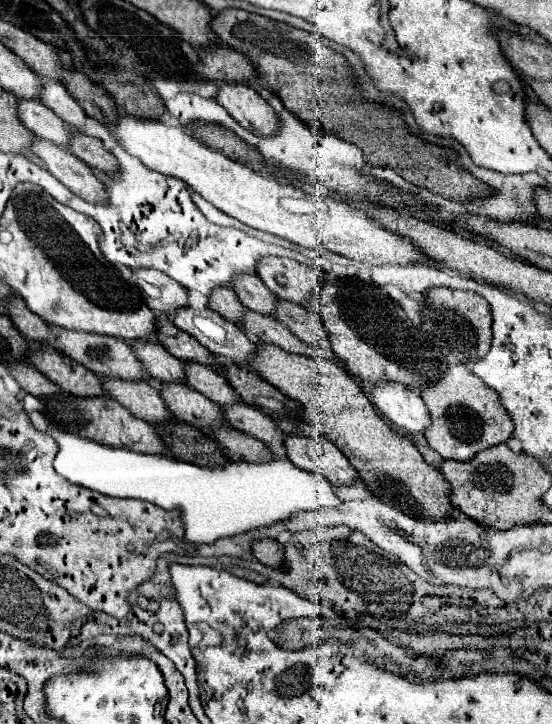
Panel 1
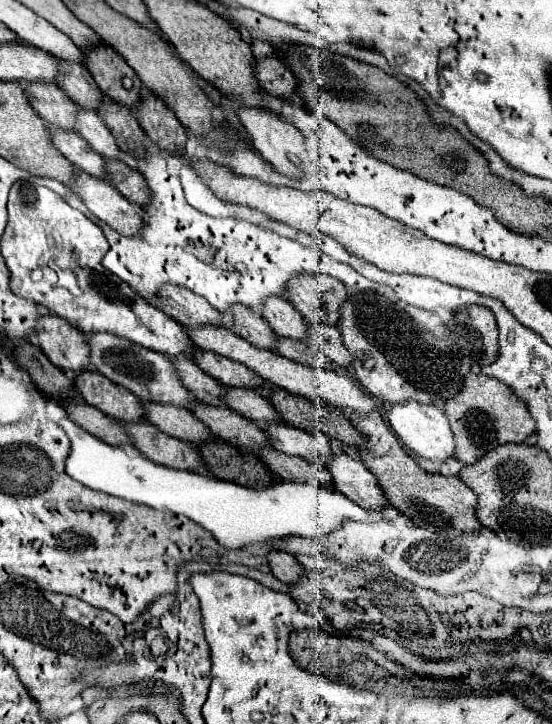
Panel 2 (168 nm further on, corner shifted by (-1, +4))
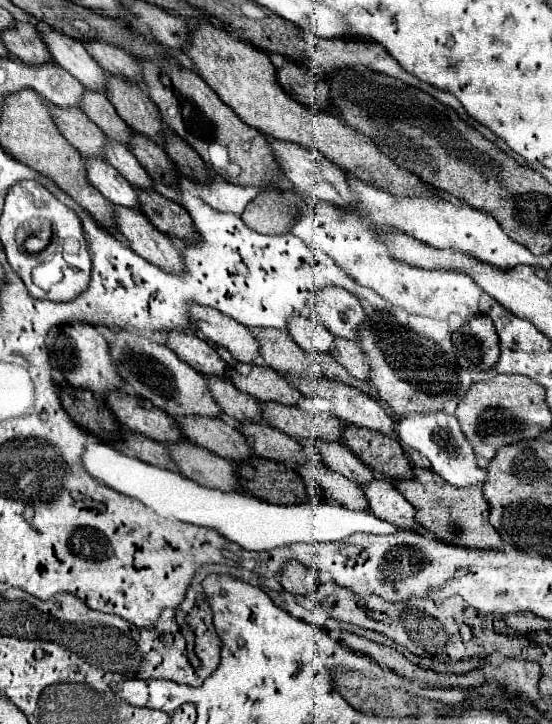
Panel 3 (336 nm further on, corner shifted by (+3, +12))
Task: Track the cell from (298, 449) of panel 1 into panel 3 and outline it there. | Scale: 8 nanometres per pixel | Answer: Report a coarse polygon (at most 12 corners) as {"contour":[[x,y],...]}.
{"contour":[[393,482],[363,486],[369,510],[401,530],[415,530],[415,508]]}

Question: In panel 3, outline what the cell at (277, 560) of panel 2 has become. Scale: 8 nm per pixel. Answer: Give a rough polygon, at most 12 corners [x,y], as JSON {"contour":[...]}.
{"contour":[[287,562],[279,580],[291,594],[311,594],[319,574]]}

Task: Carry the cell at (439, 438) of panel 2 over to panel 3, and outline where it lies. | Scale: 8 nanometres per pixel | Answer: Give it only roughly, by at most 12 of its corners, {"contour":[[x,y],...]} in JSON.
{"contour":[[447,412],[399,420],[419,450],[455,488],[483,486],[487,470]]}

